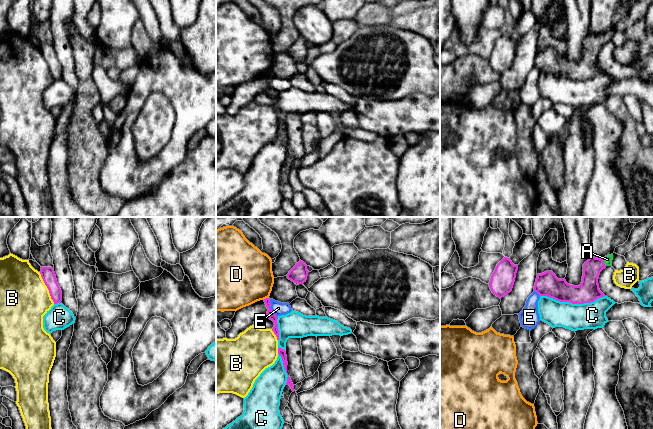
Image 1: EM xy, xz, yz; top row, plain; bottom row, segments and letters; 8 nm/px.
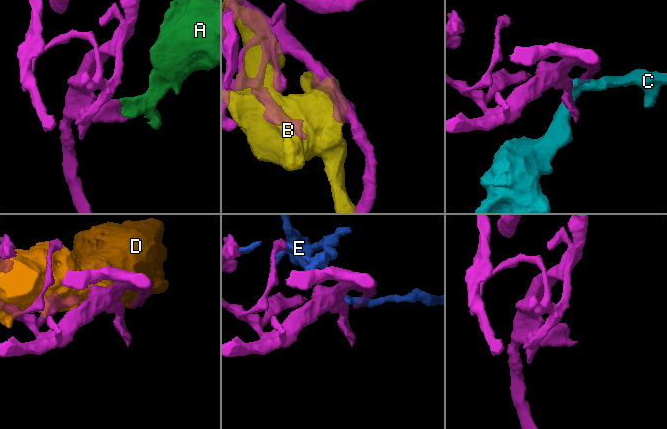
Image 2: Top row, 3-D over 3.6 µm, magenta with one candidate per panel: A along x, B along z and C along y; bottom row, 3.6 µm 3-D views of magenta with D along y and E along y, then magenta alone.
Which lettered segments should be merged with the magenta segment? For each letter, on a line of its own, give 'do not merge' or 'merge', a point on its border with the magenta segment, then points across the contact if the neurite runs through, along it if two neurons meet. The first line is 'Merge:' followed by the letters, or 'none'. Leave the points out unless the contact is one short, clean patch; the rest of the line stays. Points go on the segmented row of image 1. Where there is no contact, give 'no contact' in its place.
Merge: A
A: merge; contact yz (603, 262); way yz (589, 289), (590, 275), (603, 262), (607, 259)
B: do not merge; contact xy (47, 287)
C: do not merge; contact yz (572, 303)
D: do not merge; contact xz (266, 298)
E: do not merge; contact xz (270, 308)

